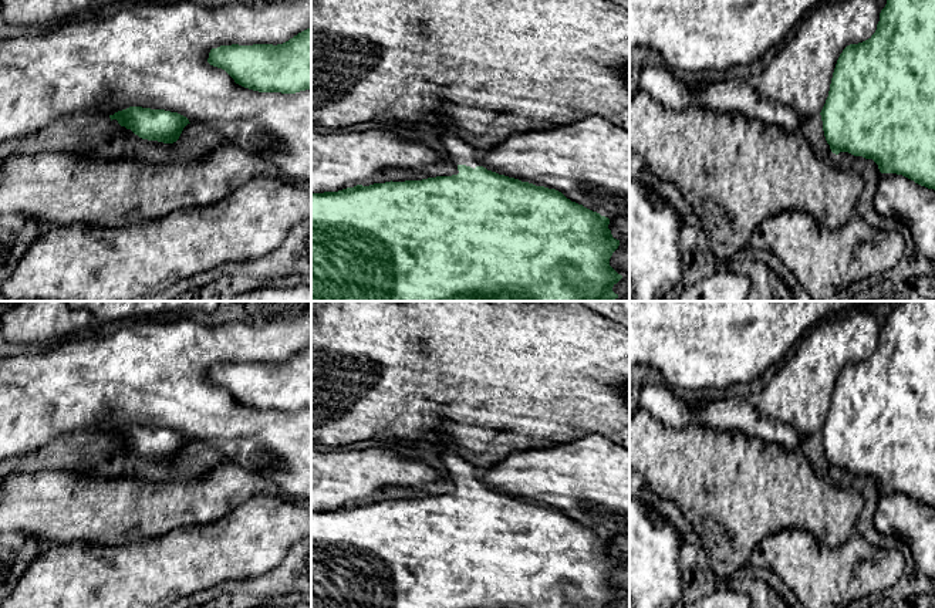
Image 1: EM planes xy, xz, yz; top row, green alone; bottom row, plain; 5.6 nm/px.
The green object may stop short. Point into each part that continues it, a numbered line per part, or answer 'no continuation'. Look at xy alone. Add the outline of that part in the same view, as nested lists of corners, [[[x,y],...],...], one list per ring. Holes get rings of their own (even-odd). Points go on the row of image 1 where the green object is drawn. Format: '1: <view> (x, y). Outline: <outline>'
no continuation

